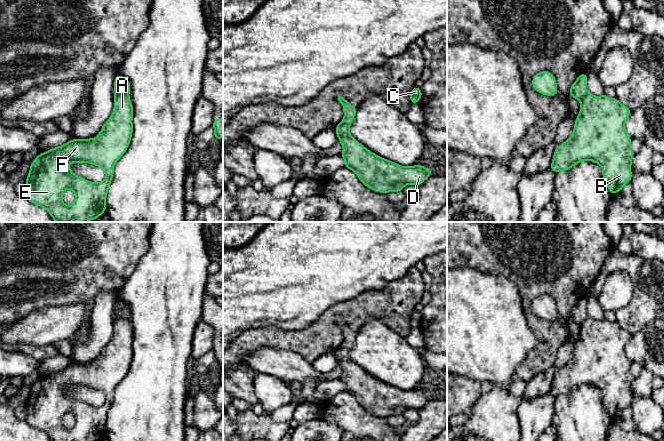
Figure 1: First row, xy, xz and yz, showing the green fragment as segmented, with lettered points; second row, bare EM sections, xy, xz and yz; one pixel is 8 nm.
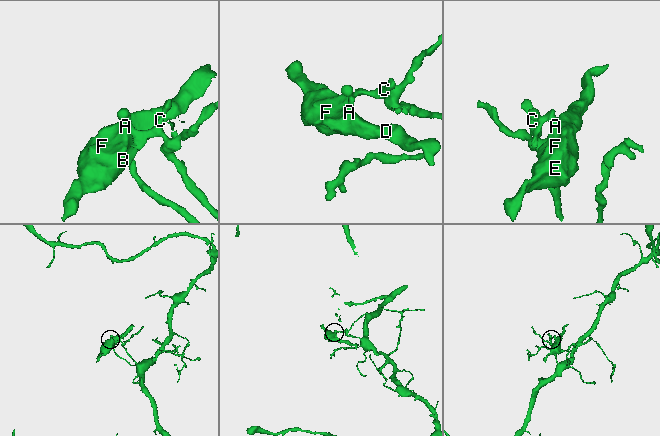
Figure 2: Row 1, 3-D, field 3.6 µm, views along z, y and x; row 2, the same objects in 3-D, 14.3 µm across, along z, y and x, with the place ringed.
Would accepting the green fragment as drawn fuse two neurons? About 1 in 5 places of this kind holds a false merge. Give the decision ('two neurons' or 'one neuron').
two neurons

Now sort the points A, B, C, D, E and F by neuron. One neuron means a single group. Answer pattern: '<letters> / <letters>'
A B D E F / C

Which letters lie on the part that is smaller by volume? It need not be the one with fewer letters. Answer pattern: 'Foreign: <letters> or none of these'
Foreign: A, B, D, E, F

